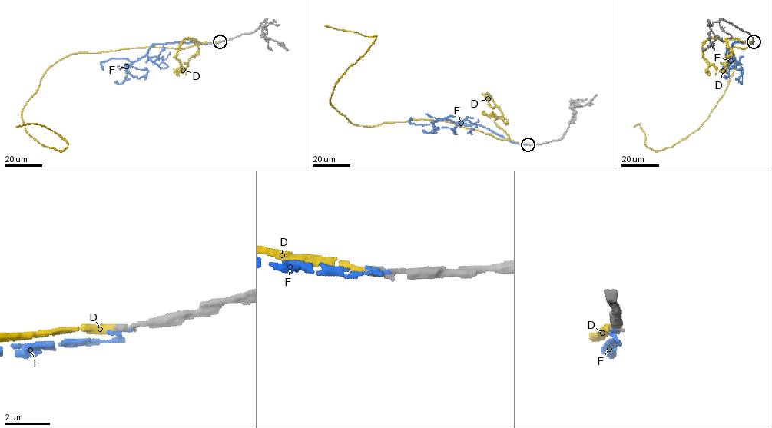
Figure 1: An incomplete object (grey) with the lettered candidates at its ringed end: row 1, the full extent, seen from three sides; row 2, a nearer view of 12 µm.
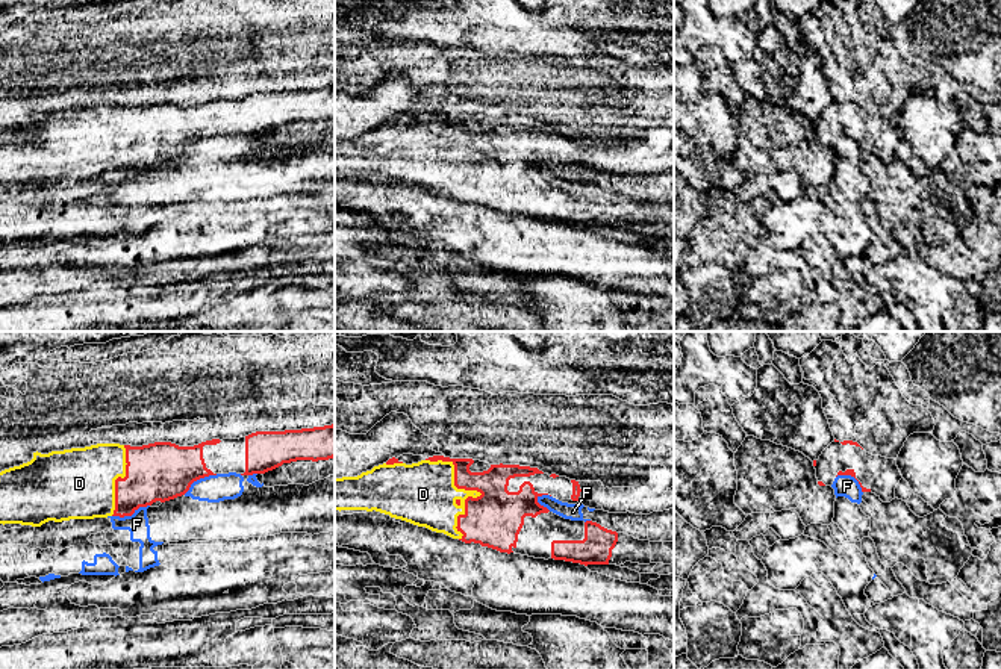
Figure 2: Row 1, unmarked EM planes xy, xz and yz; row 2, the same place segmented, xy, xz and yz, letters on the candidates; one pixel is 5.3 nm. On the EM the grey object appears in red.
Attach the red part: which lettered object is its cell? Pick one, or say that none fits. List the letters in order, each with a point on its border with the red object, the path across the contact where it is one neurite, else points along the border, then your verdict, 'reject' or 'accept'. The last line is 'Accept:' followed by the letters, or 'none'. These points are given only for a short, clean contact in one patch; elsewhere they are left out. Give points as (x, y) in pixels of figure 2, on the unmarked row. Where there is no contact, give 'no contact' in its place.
D: xz (473, 150) | accept
F: xy (130, 176) | reject
Accept: D

